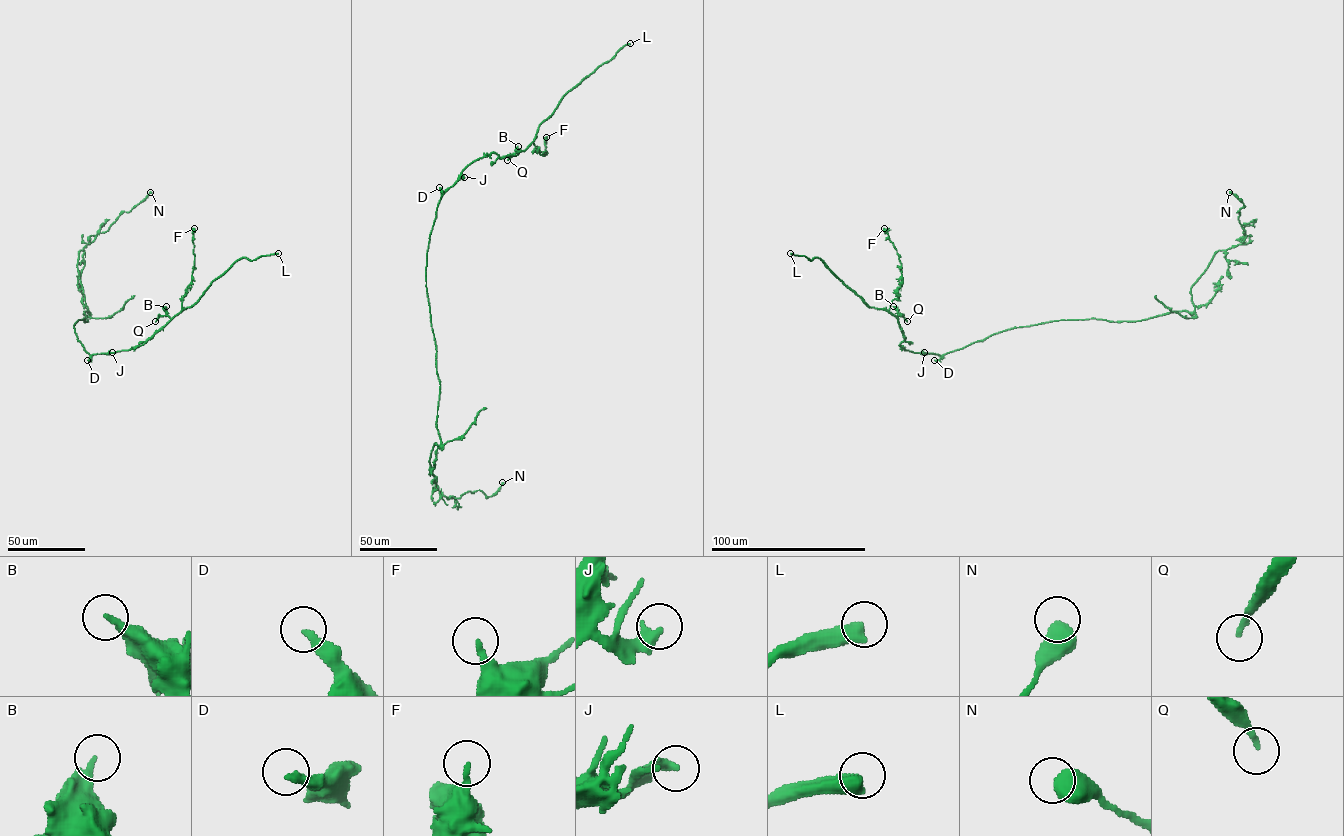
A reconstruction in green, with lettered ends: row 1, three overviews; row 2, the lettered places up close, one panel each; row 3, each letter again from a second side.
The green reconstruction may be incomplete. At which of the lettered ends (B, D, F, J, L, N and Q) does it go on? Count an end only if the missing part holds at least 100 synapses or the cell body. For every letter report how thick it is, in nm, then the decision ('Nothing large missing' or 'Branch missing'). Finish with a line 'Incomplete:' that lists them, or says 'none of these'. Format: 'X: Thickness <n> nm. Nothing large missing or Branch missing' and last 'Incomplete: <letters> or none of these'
B: Thickness 240 nm. Nothing large missing
D: Thickness 320 nm. Nothing large missing
F: Thickness 190 nm. Nothing large missing
J: Thickness 400 nm. Nothing large missing
L: Thickness 550 nm. Nothing large missing
N: Thickness 600 nm. Nothing large missing
Q: Thickness 170 nm. Nothing large missing
Incomplete: none of these

